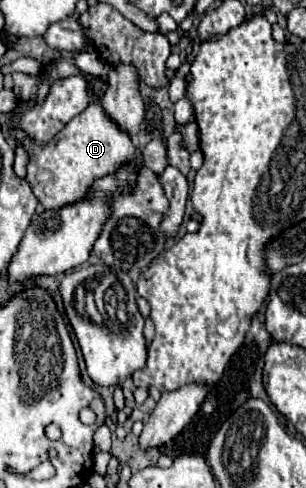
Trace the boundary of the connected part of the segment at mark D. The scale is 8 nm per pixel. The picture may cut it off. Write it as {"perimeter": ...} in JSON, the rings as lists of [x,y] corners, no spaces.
{"perimeter":[[[100,101],[92,103],[86,111],[74,117],[48,145],[32,145],[24,139],[30,151],[28,183],[32,193],[46,209],[62,209],[88,197],[92,183],[100,177],[116,173],[122,165],[138,159],[138,149],[132,145],[128,133],[118,129],[104,113]]]}

